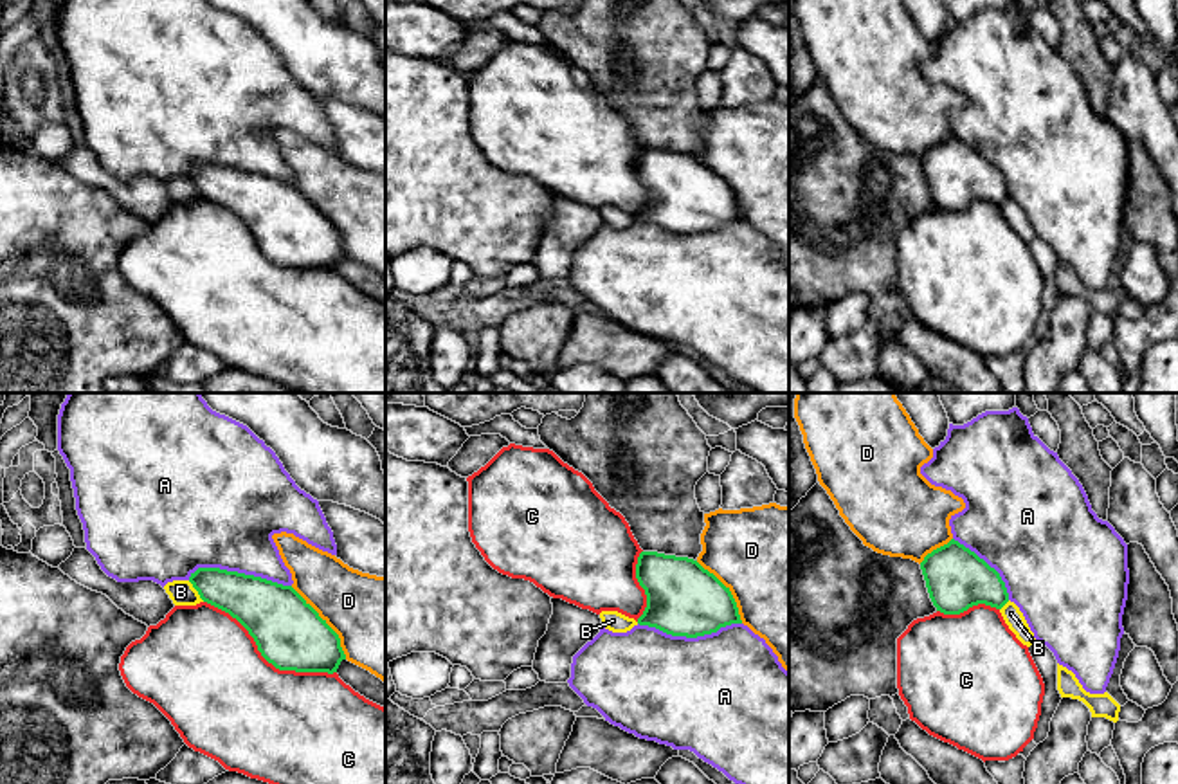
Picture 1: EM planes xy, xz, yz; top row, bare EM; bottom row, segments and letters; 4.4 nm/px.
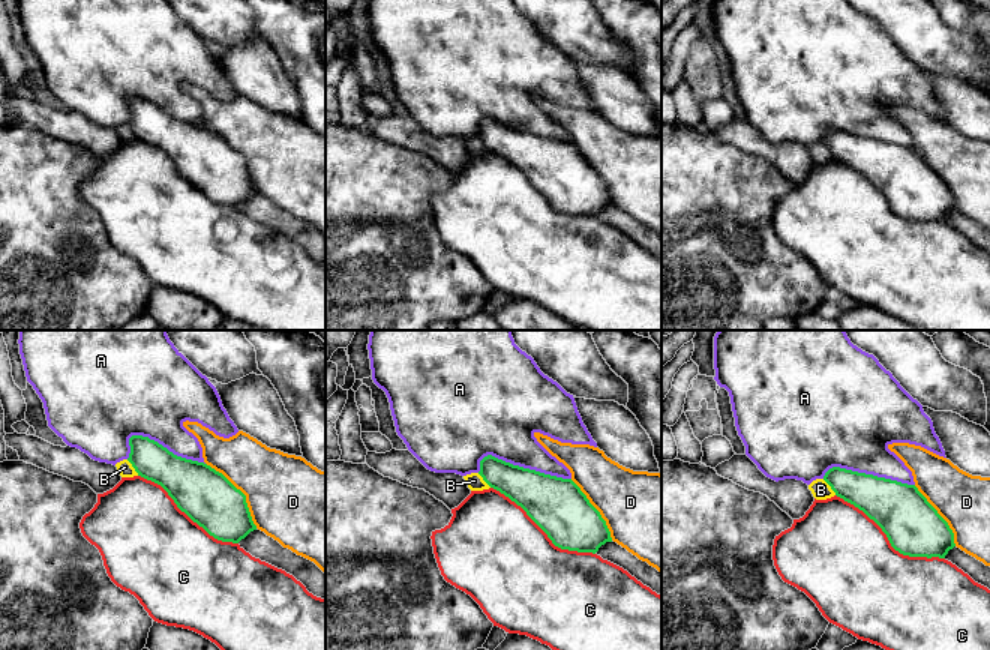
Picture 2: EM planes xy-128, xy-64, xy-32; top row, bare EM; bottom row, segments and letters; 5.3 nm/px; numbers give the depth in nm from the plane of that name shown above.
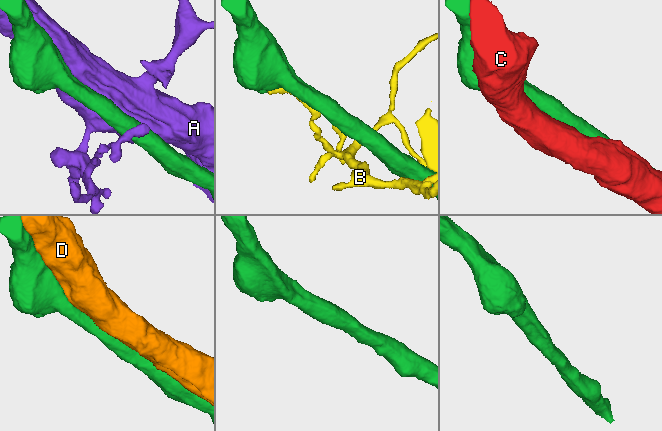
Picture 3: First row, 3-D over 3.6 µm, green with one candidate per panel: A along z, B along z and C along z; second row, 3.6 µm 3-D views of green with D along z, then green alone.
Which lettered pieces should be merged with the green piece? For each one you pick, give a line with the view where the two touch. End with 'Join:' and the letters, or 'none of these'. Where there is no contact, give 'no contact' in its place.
C: contact in xy
Join: C

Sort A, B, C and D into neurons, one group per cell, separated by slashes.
A / B / C / D

